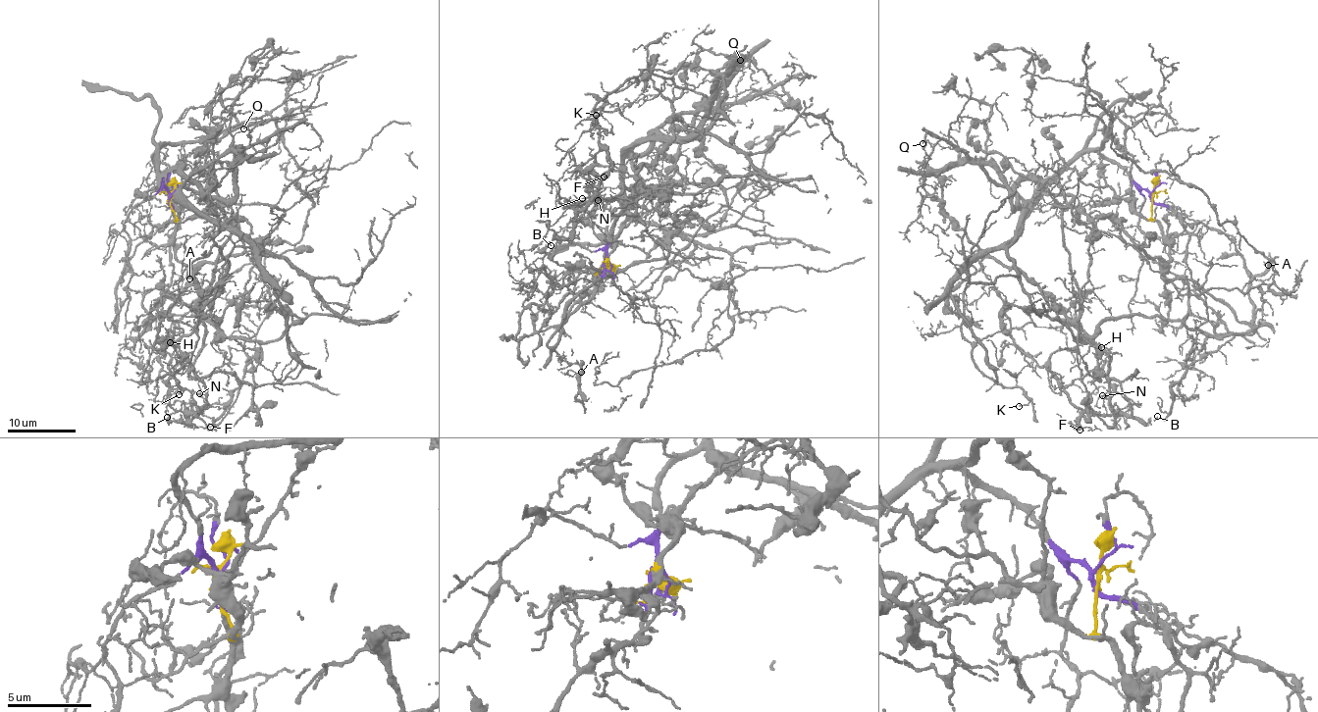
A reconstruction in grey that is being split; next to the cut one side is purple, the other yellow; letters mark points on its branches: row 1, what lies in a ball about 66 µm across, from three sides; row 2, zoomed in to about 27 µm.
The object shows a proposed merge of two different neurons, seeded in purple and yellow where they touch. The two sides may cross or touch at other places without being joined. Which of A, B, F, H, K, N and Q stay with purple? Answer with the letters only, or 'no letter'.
K, Q

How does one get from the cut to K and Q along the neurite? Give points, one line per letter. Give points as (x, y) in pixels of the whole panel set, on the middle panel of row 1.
K: (608, 263), (619, 168), (637, 144), (689, 137), (709, 99), (645, 70), (596, 114)
Q: (608, 263), (606, 224), (625, 208), (620, 166), (640, 155), (662, 125), (737, 97), (740, 59)

